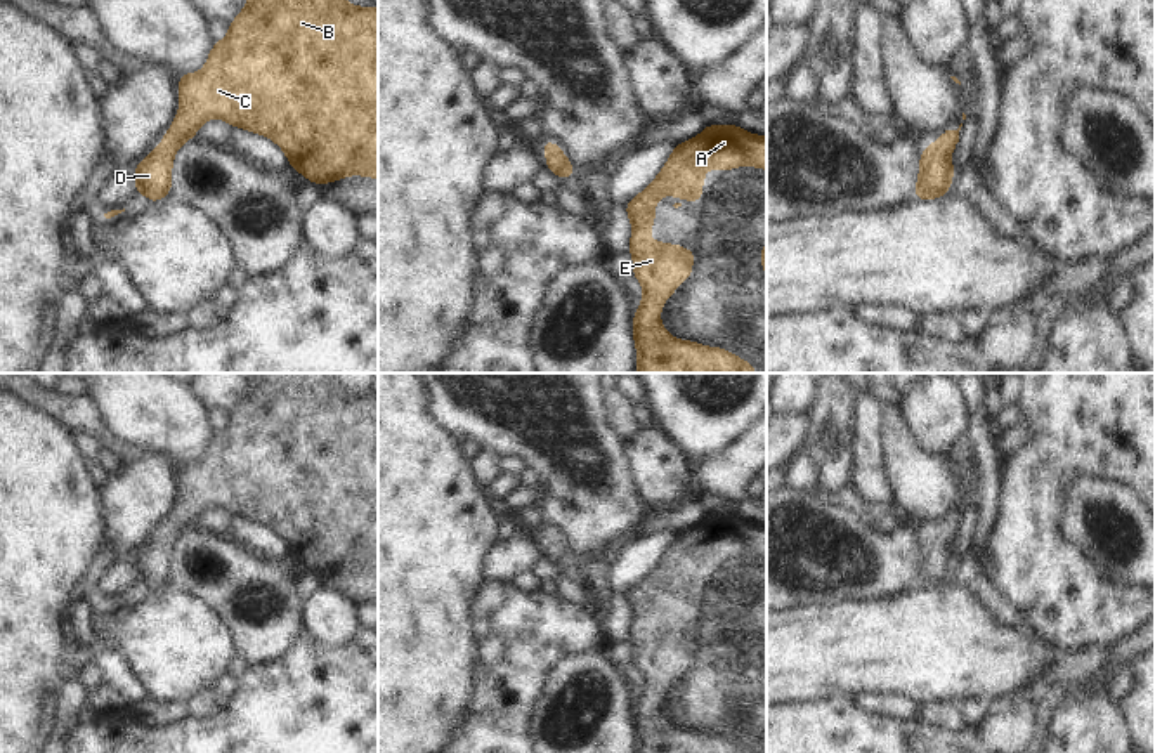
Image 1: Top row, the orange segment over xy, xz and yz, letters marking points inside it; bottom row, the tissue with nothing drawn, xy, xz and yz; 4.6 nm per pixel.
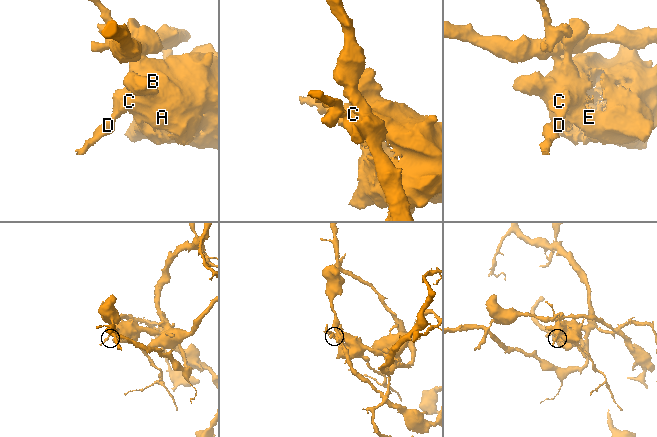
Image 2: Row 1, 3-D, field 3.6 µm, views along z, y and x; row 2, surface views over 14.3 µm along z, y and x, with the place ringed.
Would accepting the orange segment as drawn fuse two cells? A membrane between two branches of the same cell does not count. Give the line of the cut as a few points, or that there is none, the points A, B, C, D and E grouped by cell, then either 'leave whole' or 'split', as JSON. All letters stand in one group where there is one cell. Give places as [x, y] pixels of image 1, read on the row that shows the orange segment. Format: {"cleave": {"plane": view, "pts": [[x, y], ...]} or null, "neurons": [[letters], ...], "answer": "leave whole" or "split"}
{"cleave": null, "neurons": [["A", "B", "C", "D", "E"]], "answer": "leave whole"}

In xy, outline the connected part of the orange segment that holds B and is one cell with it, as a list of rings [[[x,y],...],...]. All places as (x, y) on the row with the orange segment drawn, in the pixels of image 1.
[[[246,0],[227,36],[213,43],[199,73],[177,75],[179,113],[160,147],[134,168],[134,194],[142,193],[151,203],[170,194],[175,151],[212,118],[269,137],[284,151],[290,167],[317,186],[350,174],[378,180],[378,9],[357,7],[347,0],[262,0],[260,9],[255,2]]]

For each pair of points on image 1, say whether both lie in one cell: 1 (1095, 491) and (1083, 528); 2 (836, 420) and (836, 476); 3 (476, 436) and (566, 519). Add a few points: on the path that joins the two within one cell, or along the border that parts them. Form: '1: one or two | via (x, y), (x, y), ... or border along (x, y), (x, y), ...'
1: one | via (1089, 500), (1084, 505), (1083, 519)
2: one | via (836, 434), (836, 462)
3: one | via (507, 436), (529, 448), (564, 488)

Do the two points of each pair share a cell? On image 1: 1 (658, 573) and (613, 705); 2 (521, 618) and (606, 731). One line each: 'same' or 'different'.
1: different
2: different

